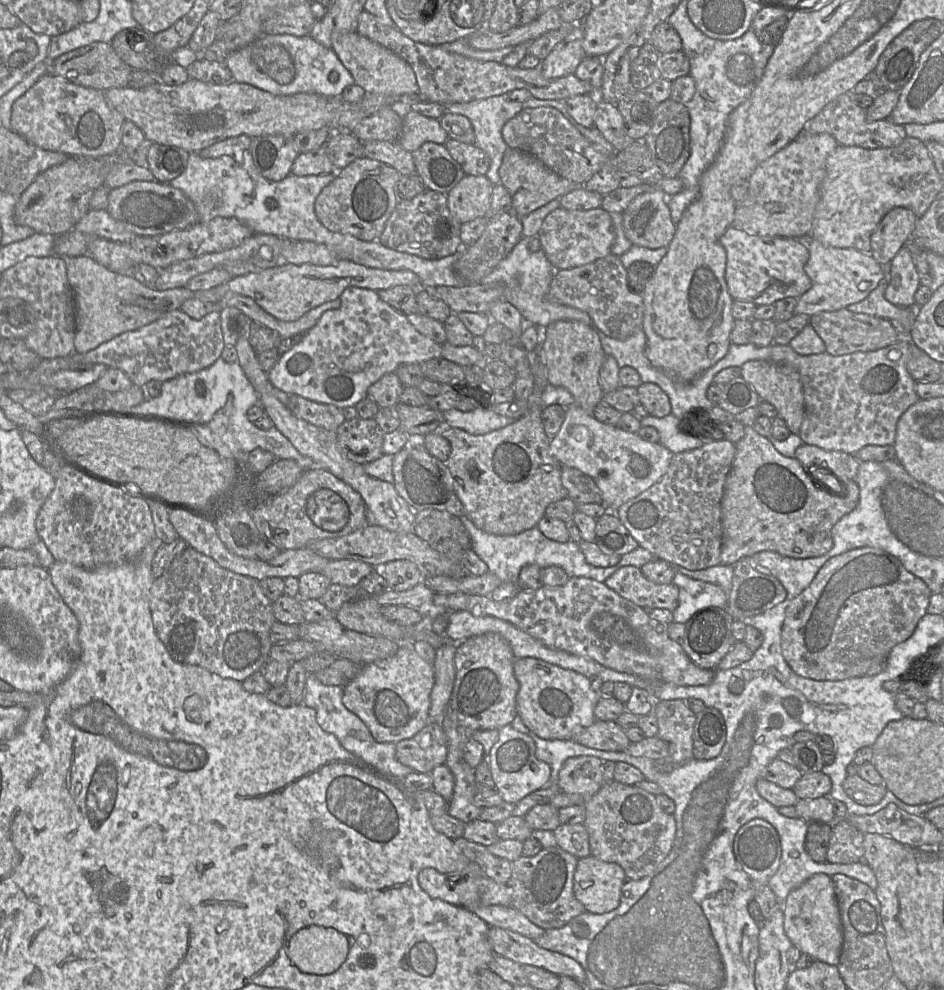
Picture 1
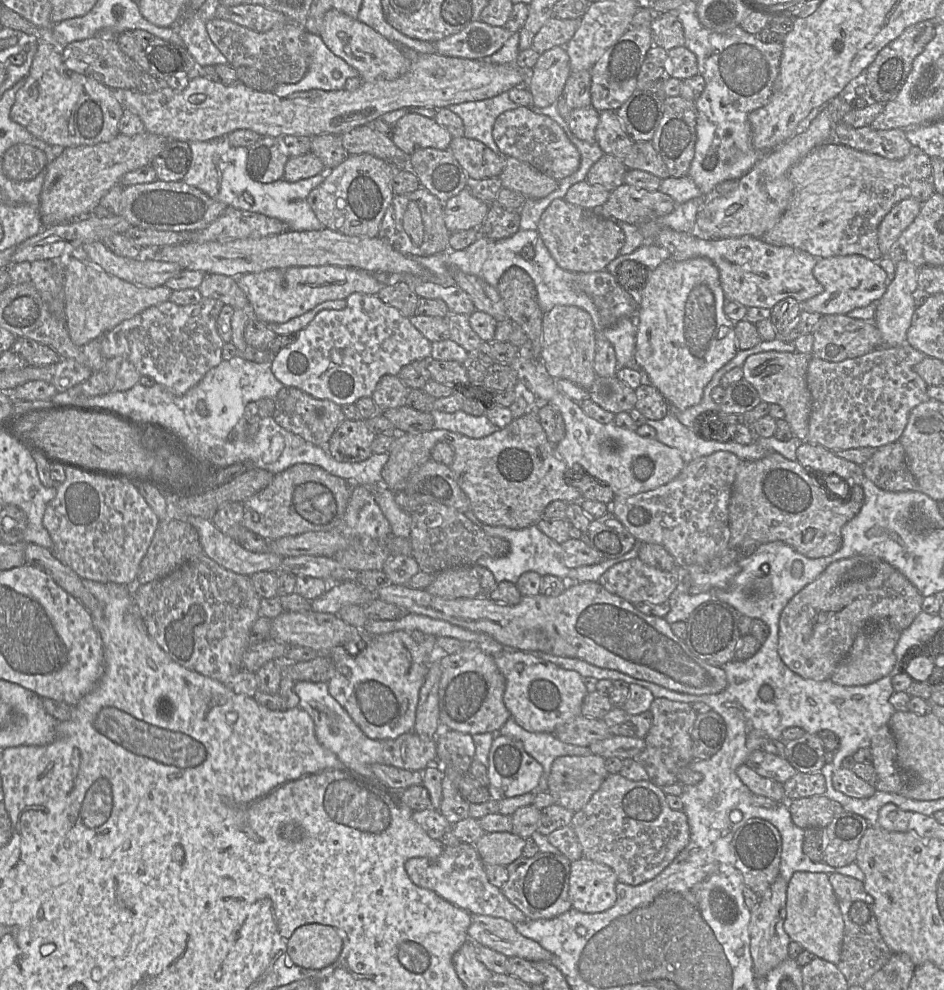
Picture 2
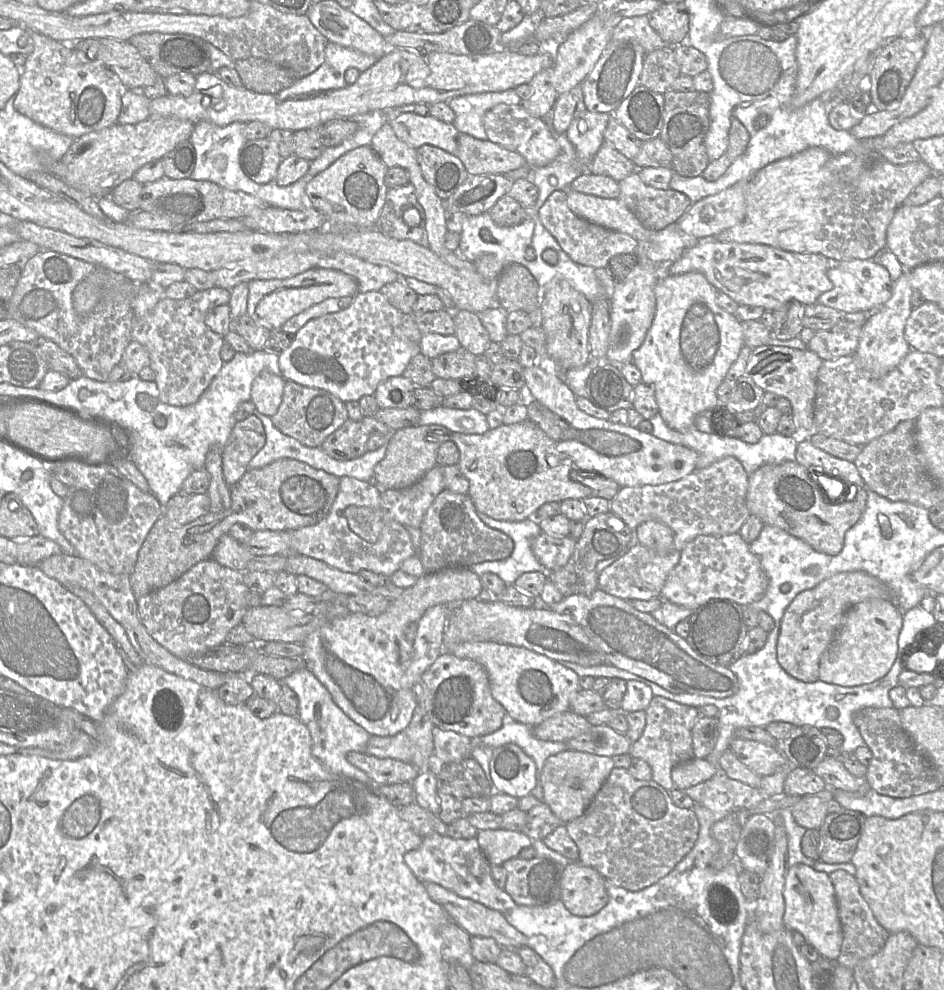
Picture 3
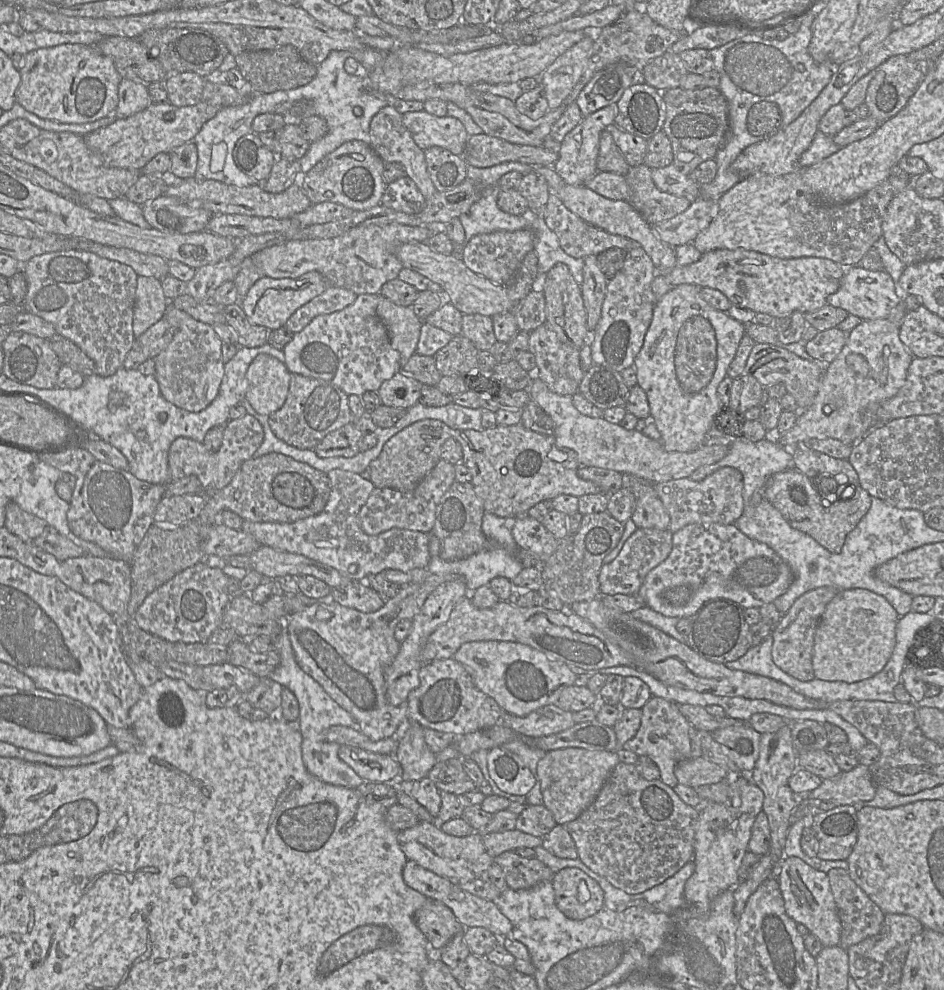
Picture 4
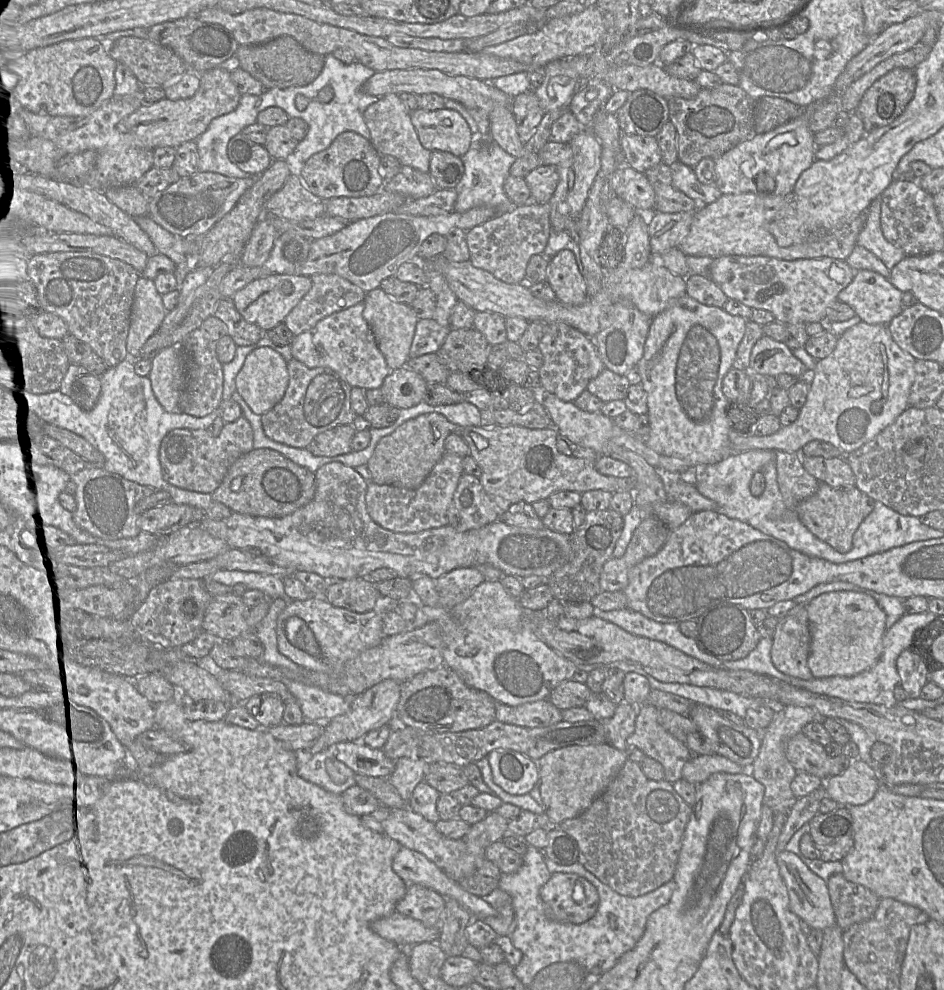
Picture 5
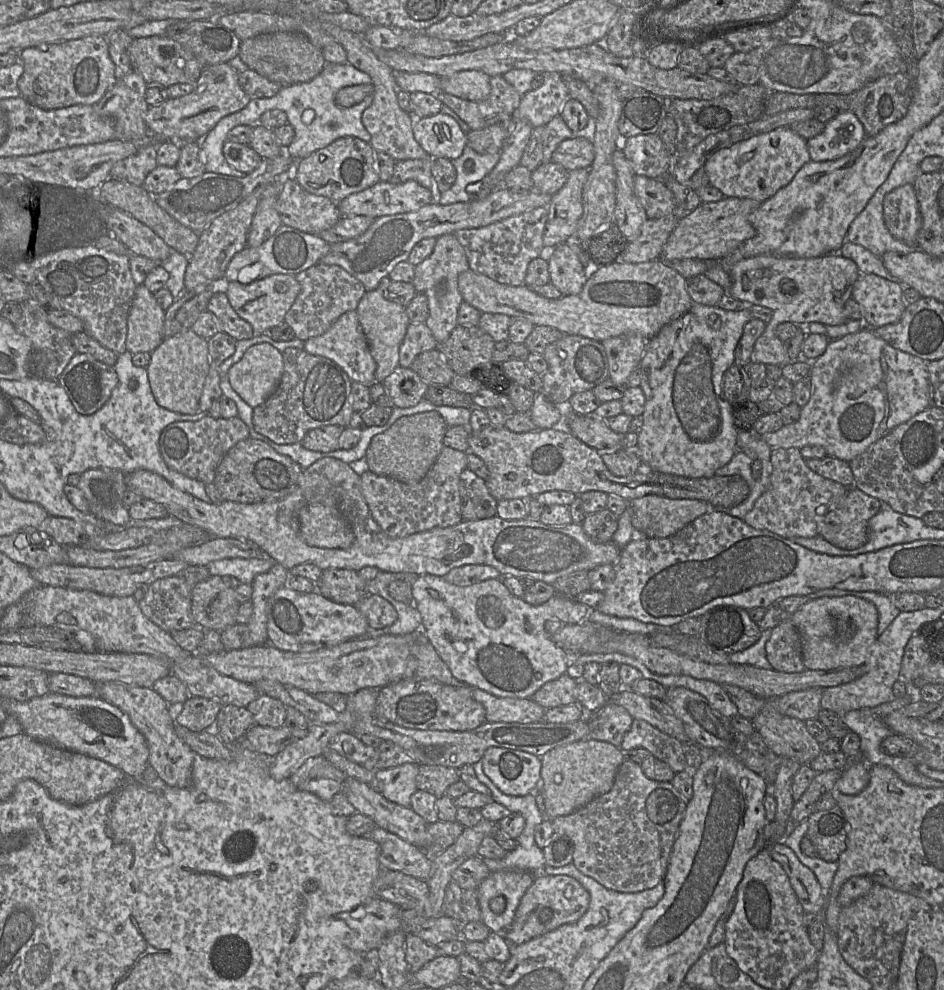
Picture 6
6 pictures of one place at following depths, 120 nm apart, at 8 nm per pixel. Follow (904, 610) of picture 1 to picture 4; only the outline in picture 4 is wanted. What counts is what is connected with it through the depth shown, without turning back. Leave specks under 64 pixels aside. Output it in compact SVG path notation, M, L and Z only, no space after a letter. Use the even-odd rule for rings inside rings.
M820 587L806 592L793 603L773 627L772 660L782 671L802 682L815 678L812 667L814 635L827 604L840 590L844 589Z

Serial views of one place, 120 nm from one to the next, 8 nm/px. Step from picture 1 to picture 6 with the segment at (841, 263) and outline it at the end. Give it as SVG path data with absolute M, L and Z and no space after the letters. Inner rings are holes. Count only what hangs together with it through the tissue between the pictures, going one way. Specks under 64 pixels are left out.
M864 274L857 279L851 298L858 303L867 328L879 328L900 320L906 308L904 287L875 274Z

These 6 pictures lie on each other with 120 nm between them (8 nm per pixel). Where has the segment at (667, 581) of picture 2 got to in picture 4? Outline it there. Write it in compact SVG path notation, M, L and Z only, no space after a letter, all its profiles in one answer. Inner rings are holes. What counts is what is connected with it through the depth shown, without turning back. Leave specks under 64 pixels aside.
M637 528L626 540L617 558L611 563L602 565L599 574L600 596L637 595L646 575L669 556L672 535L669 529Z

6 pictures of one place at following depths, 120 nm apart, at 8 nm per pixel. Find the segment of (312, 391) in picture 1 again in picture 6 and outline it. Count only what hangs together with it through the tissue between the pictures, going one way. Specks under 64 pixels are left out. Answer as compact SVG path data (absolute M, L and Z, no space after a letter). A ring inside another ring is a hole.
M356 310L345 312L325 333L306 340L303 349L309 354L326 357L338 364L352 382L367 386L375 382L376 363L370 353Z

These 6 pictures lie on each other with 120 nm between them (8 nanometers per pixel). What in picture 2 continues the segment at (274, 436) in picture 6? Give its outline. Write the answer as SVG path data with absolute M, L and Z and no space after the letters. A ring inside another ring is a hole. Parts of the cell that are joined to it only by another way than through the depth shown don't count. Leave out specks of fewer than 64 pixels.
M284 386L275 398L273 419L288 432L316 446L326 446L337 427L346 419L342 407L333 401L312 397L306 392Z

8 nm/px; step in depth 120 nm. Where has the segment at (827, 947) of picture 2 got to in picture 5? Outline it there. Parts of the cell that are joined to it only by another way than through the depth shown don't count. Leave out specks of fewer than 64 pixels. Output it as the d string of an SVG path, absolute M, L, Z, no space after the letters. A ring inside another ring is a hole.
M787 850L779 852L776 862L788 890L791 911L812 929L823 931L837 925L828 892L827 881L812 872L793 852Z

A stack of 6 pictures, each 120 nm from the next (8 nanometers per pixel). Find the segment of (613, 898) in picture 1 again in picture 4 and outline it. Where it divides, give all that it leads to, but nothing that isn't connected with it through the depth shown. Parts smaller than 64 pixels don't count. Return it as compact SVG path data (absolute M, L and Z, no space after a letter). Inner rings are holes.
M565 868L555 873L552 879L557 908L568 918L584 920L597 912L604 905L604 891L600 885L578 868ZM585 883L590 899L585 903L578 900L578 885Z

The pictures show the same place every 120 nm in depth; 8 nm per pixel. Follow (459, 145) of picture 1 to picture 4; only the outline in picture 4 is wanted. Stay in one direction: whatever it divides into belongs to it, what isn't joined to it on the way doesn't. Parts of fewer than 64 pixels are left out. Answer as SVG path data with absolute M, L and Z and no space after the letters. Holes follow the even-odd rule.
M485 134L469 136L462 155L467 164L487 168L504 162L552 167L558 160L558 147L518 145Z

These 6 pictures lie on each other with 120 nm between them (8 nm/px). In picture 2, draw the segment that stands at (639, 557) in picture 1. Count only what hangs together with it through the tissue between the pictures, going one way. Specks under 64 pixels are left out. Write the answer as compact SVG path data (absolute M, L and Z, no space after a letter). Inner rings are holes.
M470 509L466 511L465 516L472 523L480 527L487 535L502 538L510 544L510 550L507 555L499 558L481 557L476 562L477 565L487 568L493 574L497 583L508 581L515 584L519 577L525 572L536 572L541 577L545 575L553 575L567 583L598 582L600 577L612 566L638 557L641 545L641 543L636 540L633 548L618 558L603 560L594 565L568 568L564 565L564 551L561 544L546 536L536 524L532 524L523 529L510 529L503 526L486 525L478 520Z

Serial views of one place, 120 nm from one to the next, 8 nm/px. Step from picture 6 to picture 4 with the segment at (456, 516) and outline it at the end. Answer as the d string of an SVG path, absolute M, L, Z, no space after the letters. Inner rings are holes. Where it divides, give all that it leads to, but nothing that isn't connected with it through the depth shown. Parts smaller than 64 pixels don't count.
M440 459L412 491L375 487L366 503L360 509L360 526L368 535L379 535L392 528L420 531L429 534L435 524L437 506L454 482L455 465Z

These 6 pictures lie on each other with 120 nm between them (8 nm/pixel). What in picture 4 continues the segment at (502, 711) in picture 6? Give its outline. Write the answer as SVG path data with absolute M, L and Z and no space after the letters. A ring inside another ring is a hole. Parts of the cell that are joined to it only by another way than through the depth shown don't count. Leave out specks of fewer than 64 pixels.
M554 704L538 708L526 716L504 713L502 721L519 735L541 737L564 731L575 724L573 713Z

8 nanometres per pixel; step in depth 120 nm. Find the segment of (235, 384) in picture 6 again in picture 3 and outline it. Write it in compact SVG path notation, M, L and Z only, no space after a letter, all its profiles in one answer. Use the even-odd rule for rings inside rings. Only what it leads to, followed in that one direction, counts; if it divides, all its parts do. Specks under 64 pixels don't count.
M268 370L262 371L253 380L250 400L259 413L272 417L277 412L282 401L285 382L281 375Z

